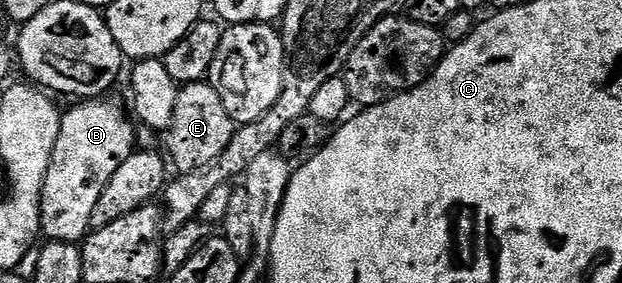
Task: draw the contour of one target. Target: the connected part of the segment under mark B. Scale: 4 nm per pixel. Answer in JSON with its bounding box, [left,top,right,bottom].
[40,99,136,242]

